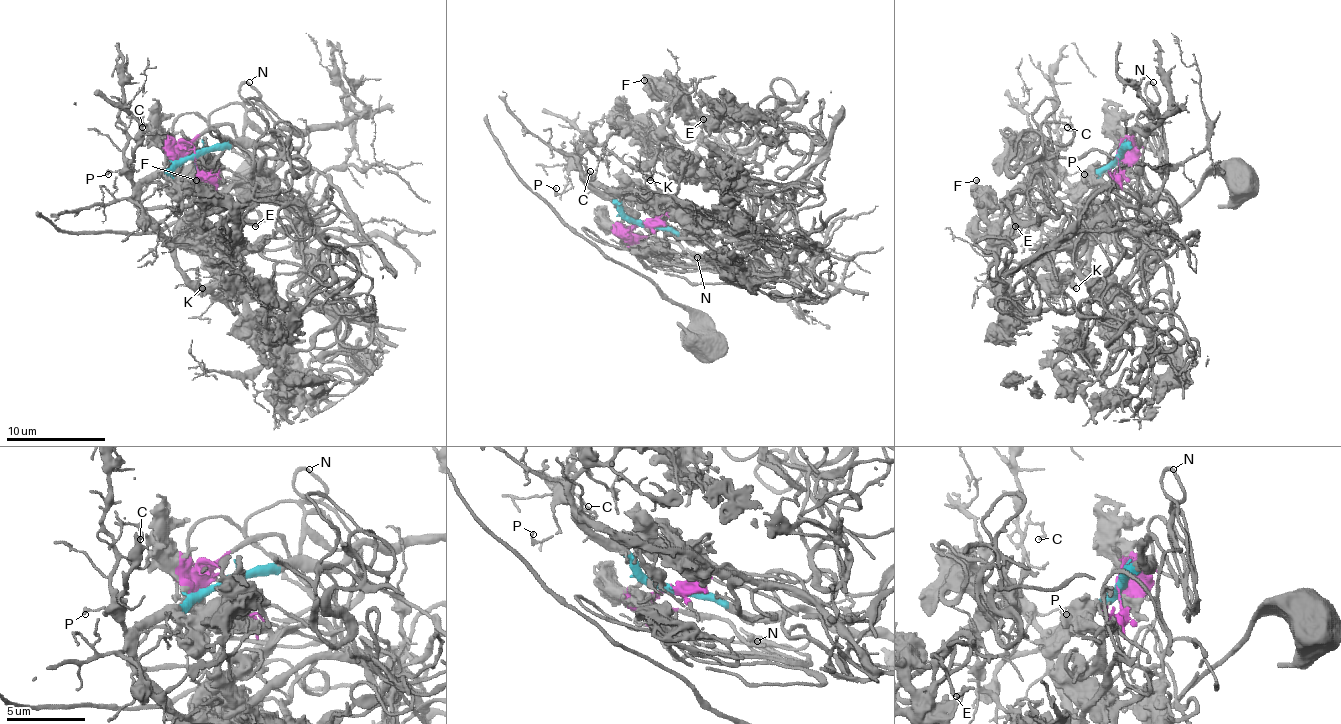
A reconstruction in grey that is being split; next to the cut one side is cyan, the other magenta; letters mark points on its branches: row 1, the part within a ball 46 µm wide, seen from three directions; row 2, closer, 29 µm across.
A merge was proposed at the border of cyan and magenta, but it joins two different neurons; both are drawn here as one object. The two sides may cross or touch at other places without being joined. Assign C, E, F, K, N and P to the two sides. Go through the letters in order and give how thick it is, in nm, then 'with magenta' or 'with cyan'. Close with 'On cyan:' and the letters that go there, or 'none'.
C: 120 nm thick; with cyan
E: 170 nm thick; with magenta
F: 380 nm thick; with magenta
K: 110 nm thick; with cyan
N: 180 nm thick; with magenta
P: 190 nm thick; with cyan
On cyan: C, K, P

